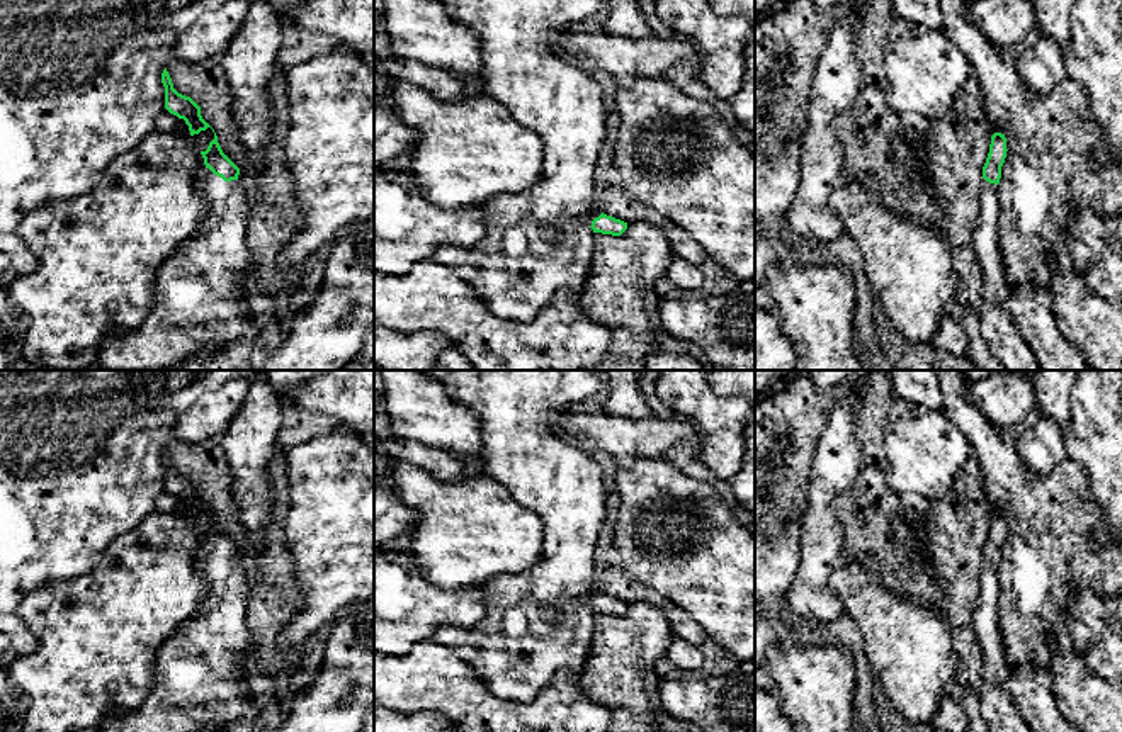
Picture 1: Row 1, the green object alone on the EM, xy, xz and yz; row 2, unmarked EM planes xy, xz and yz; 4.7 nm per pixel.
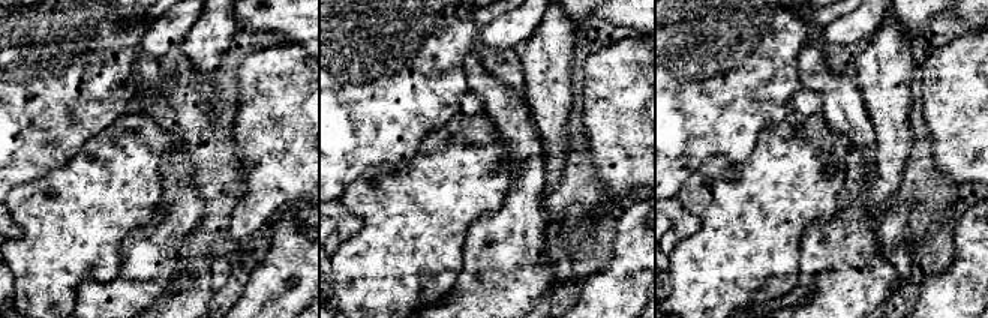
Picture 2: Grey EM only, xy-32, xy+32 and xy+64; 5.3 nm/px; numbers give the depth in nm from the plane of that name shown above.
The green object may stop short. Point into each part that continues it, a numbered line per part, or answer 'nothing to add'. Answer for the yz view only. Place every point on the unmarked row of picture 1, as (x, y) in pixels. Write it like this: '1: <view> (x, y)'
1: yz (1000, 714)

